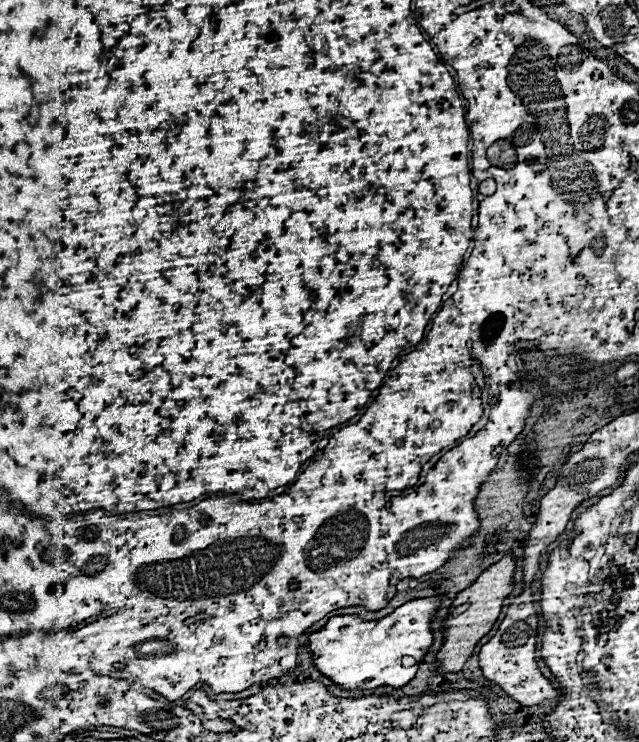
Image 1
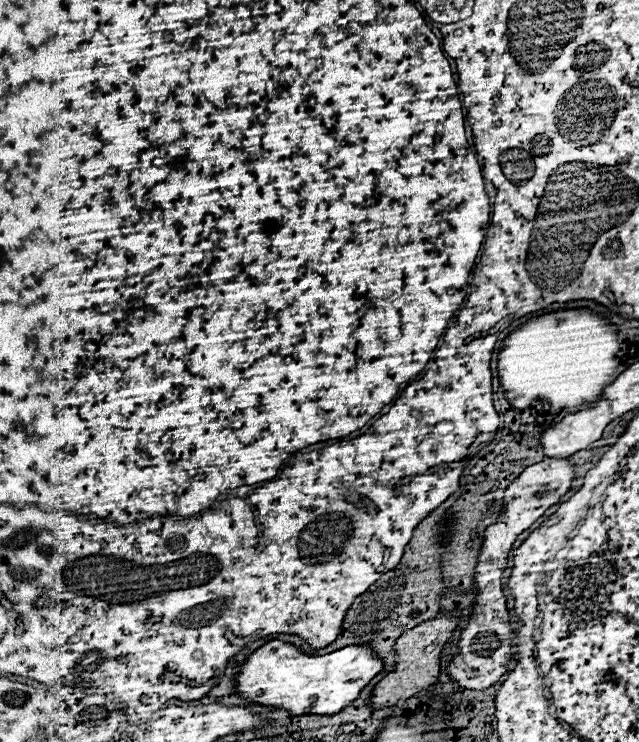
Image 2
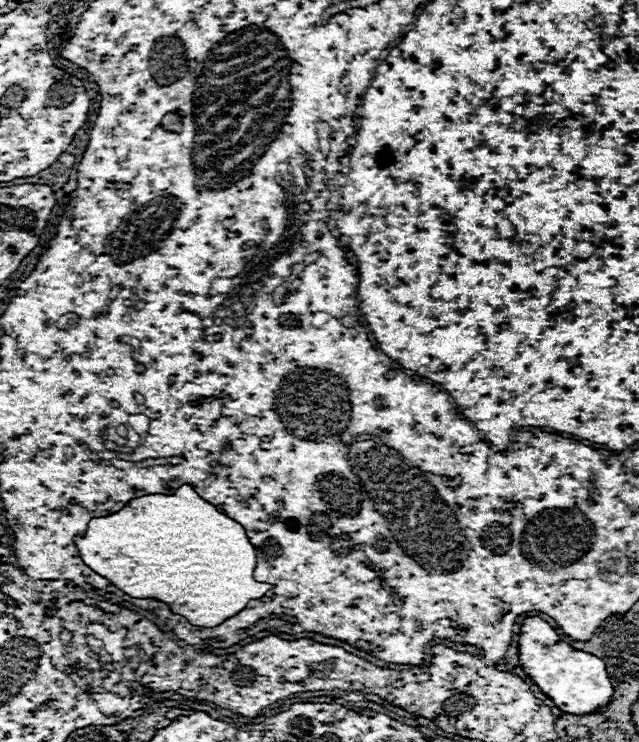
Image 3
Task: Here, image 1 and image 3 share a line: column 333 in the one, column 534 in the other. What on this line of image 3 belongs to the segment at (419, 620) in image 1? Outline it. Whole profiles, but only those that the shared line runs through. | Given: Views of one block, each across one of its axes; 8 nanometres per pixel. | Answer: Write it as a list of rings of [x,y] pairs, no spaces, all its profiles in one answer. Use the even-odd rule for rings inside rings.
[[[526,618],[520,628],[520,666],[536,682],[536,686],[554,700],[554,704],[568,714],[594,714],[602,706],[608,706],[614,696],[612,682],[606,672],[606,664],[588,652],[576,650],[562,642],[556,630],[542,618]]]

